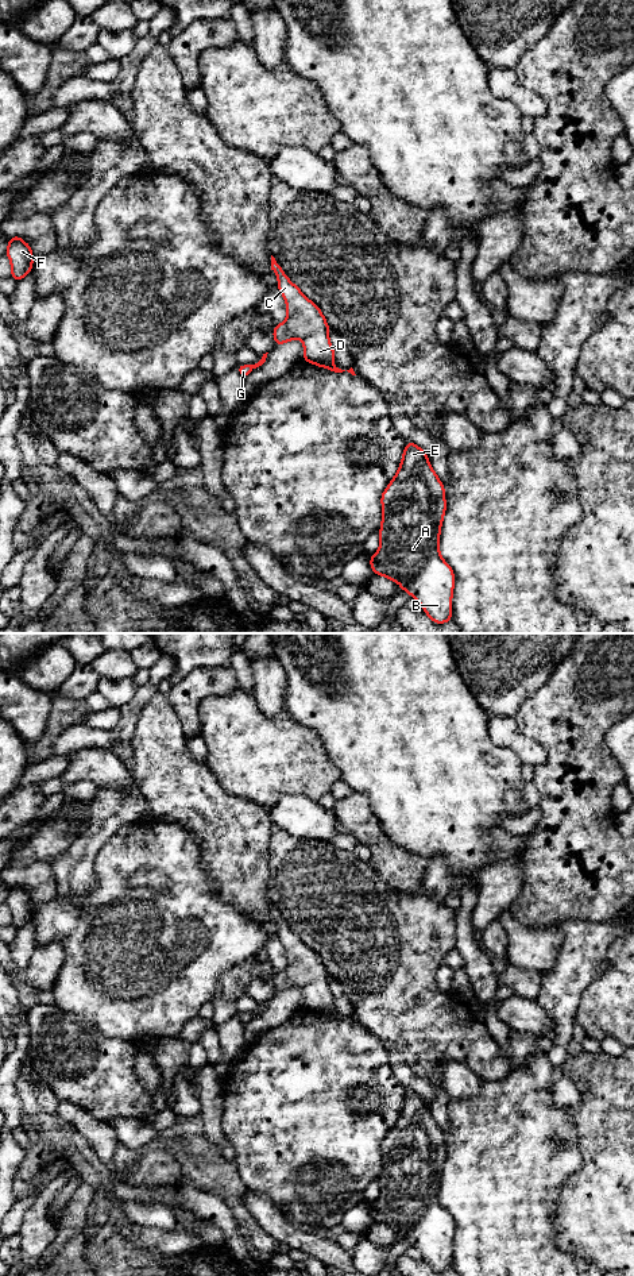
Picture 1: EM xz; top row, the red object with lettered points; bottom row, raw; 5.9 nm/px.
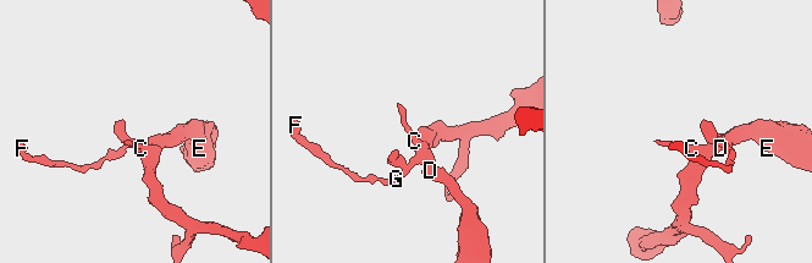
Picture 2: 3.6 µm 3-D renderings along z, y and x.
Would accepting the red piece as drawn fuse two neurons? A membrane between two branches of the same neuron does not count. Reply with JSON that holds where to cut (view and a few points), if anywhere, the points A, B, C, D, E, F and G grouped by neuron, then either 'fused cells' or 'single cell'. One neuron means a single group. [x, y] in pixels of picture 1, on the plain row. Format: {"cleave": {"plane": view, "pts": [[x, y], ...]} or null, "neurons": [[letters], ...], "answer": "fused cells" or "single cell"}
{"cleave": null, "neurons": [["A", "B", "C", "D", "E", "F", "G"]], "answer": "single cell"}

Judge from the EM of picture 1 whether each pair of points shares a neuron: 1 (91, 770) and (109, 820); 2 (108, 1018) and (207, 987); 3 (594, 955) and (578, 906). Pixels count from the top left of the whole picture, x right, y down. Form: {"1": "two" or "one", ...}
{"1": "two", "2": "one", "3": "two"}

